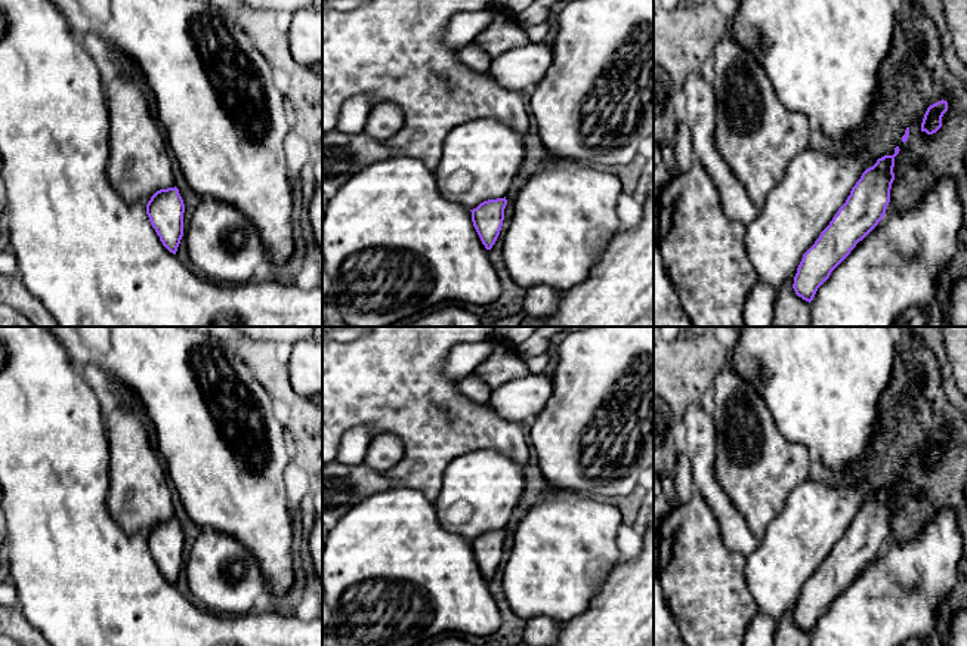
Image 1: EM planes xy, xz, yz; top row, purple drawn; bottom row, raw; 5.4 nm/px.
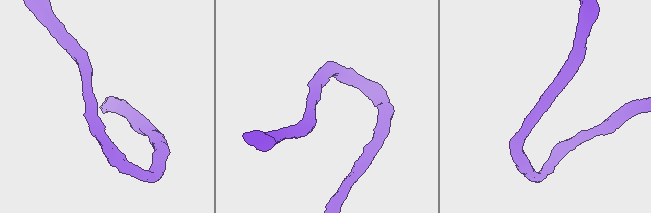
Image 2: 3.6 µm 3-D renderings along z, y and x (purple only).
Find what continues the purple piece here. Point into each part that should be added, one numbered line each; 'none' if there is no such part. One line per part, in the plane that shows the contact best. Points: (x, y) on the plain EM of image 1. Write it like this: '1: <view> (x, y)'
1: yz (815, 516)

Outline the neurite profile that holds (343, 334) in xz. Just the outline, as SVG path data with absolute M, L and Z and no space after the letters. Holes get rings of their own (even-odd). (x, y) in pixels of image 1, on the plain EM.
M322 327L322 339L328 337L339 343L349 343L370 333L371 327Z

